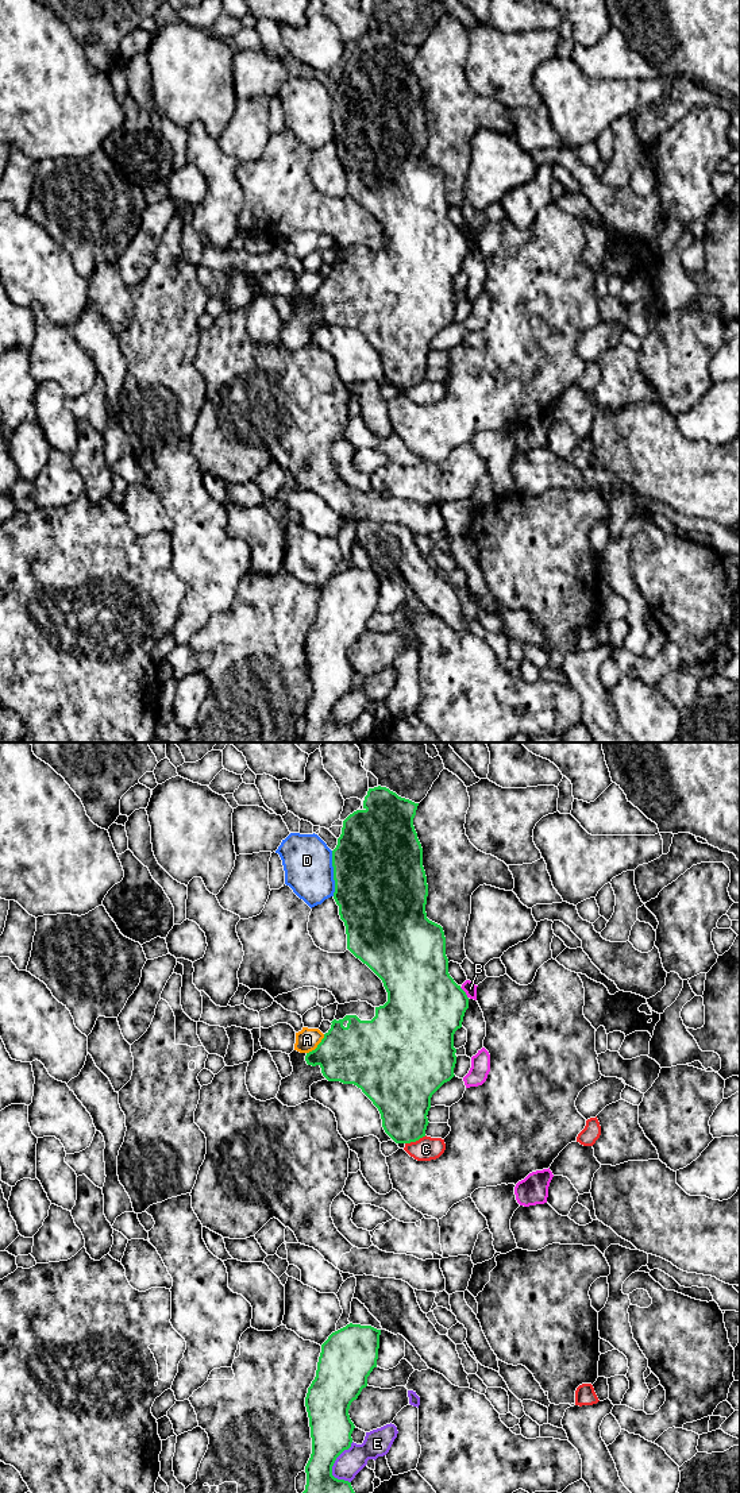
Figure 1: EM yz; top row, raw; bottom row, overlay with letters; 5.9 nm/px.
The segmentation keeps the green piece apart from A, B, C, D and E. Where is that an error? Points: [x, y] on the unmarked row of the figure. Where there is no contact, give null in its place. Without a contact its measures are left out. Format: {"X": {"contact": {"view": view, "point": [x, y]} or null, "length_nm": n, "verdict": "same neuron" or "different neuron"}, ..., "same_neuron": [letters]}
{"A": {"contact": {"view": "yz", "point": [318, 289]}, "length_nm": 160, "verdict": "different neuron"}, "B": {"contact": {"view": "yz", "point": [465, 236]}, "length_nm": 90, "verdict": "different neuron"}, "C": {"contact": {"view": "yz", "point": [415, 385]}, "length_nm": 140, "verdict": "different neuron"}, "D": {"contact": {"view": "yz", "point": [334, 118]}, "length_nm": 280, "verdict": "different neuron"}, "E": {"contact": {"view": "yz", "point": [332, 709]}, "length_nm": 240, "verdict": "different neuron"}, "same_neuron": []}

